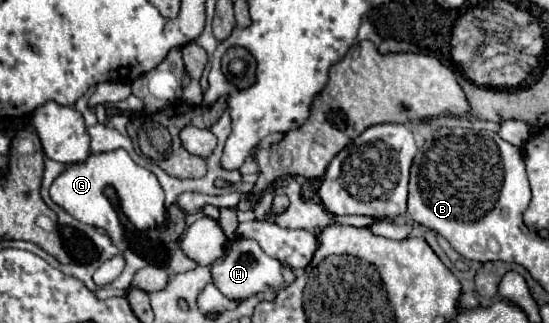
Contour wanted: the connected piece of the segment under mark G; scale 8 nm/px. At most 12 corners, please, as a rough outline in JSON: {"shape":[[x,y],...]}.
{"shape":[[125,149],[67,165],[51,199],[77,221],[125,241],[103,193],[117,191],[135,227],[167,219],[157,177]]}

